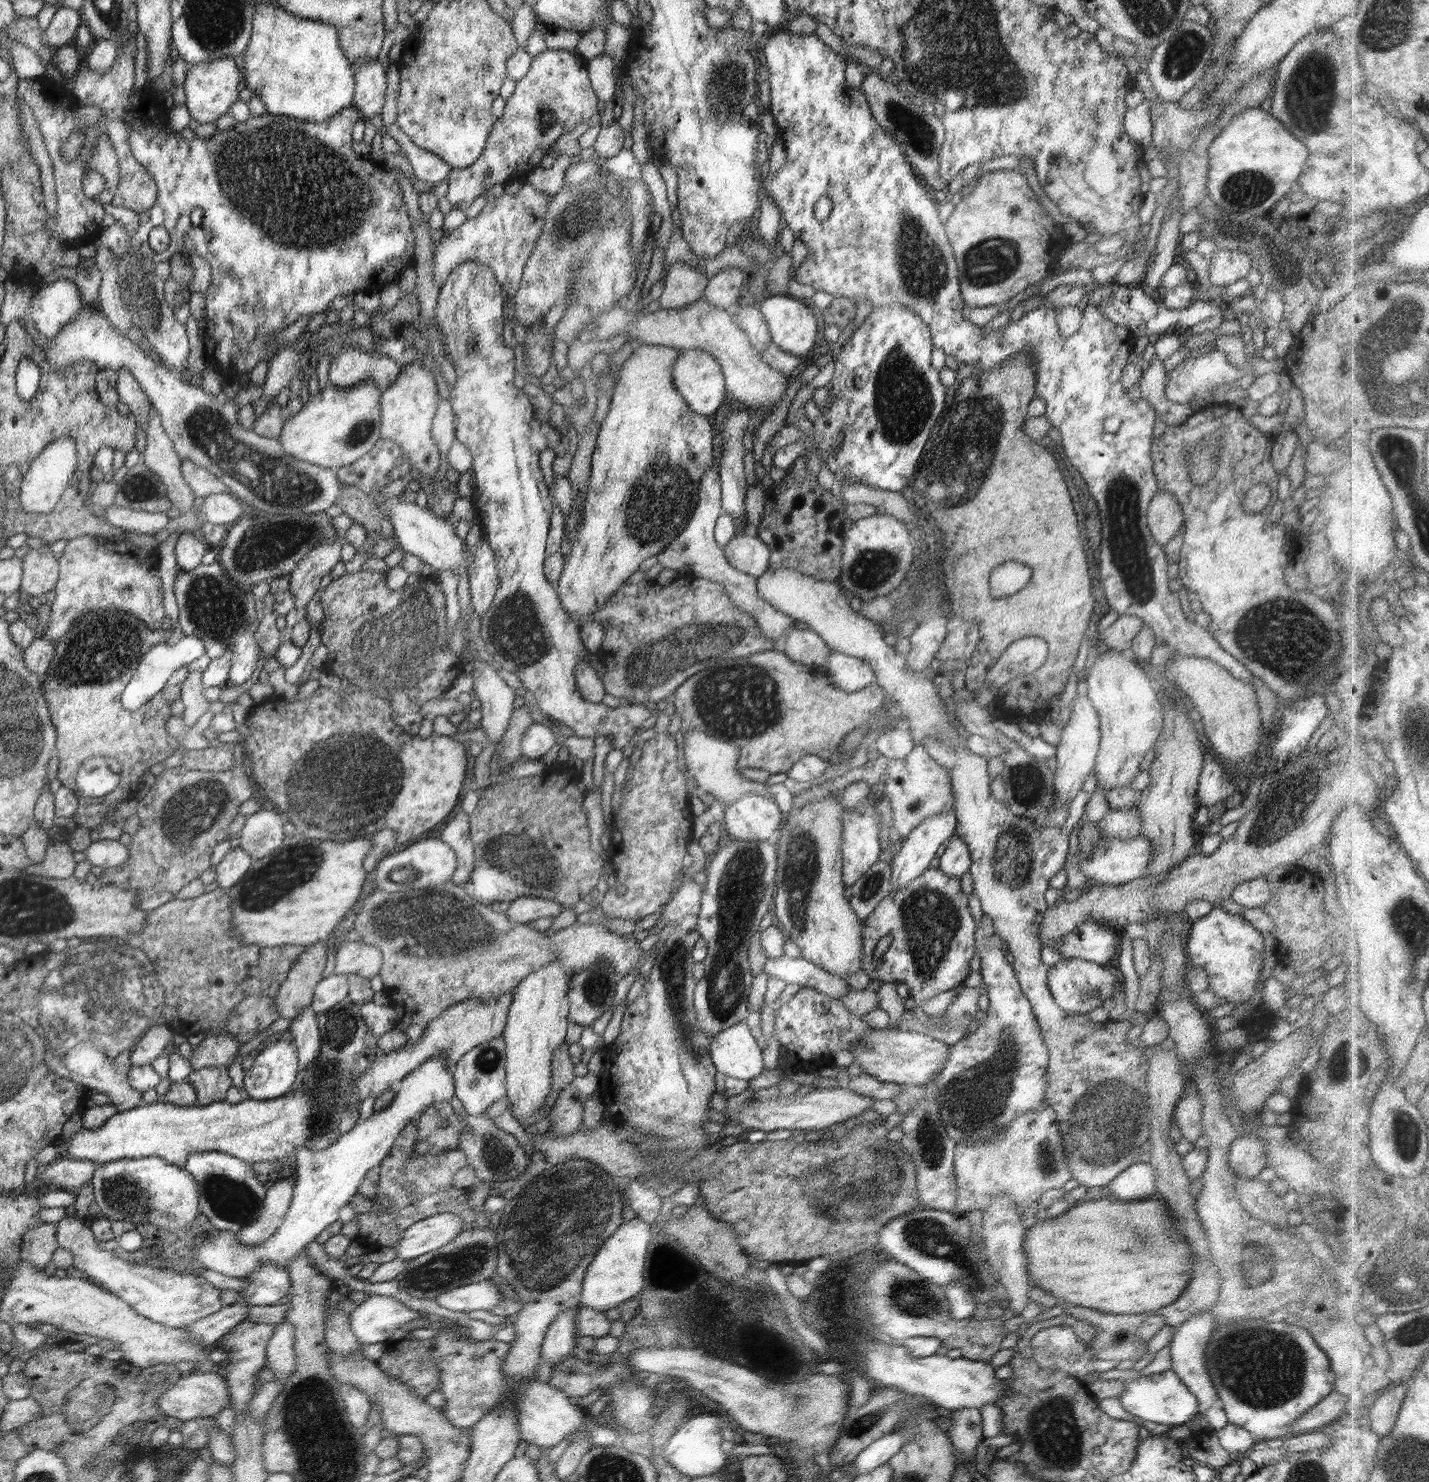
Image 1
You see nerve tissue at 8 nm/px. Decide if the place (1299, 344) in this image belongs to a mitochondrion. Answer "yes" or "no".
no

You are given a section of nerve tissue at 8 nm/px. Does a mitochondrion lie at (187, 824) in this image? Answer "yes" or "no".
yes

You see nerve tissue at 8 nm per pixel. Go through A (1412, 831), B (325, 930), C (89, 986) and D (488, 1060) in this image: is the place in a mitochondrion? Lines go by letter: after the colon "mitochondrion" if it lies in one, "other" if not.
A: other
B: other
C: mitochondrion
D: mitochondrion

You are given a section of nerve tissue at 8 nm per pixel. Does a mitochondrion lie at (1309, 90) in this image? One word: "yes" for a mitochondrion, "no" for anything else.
yes

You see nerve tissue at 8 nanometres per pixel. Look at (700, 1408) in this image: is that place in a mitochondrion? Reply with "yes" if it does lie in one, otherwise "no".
no

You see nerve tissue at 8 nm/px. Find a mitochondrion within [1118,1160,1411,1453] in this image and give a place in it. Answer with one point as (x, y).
(1262, 1371)

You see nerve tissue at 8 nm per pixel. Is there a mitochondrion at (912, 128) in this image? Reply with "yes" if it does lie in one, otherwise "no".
yes

